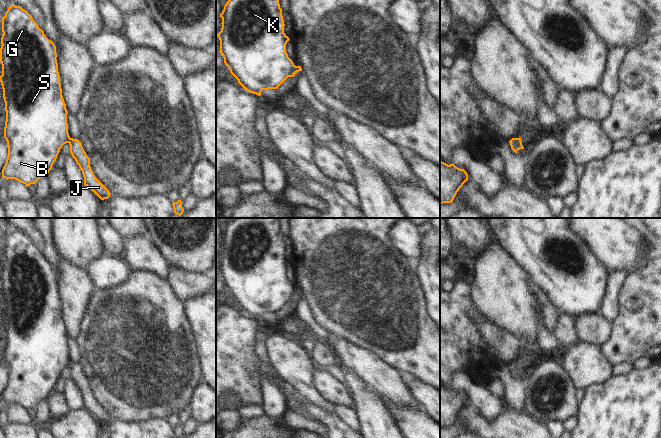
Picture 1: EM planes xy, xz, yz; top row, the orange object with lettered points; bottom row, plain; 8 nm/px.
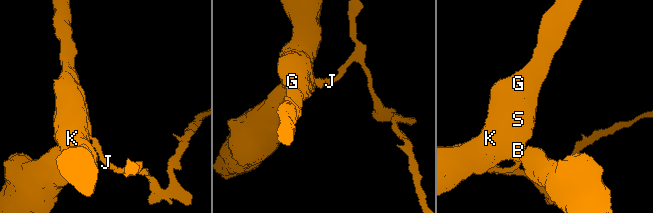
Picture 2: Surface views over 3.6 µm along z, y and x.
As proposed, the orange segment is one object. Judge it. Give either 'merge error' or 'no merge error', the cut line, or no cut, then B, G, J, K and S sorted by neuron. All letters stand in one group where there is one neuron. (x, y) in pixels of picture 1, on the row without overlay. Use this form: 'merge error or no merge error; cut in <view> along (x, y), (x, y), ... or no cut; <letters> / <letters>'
merge error; cut in xy along (70, 362), (67, 366); B G K S / J

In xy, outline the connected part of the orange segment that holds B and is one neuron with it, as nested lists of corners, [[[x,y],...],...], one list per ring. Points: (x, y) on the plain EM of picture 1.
[[[11,229],[2,242],[2,256],[0,272],[2,299],[0,306],[6,335],[4,362],[8,371],[2,401],[6,404],[15,403],[28,411],[48,399],[60,373],[70,364],[67,347],[68,335],[62,320],[56,270],[46,261],[32,240],[22,231]]]

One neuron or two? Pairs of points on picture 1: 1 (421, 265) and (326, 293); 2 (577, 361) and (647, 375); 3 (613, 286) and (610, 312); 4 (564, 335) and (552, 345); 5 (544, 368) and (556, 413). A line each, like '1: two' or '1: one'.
1: two
2: two
3: one
4: two
5: one

